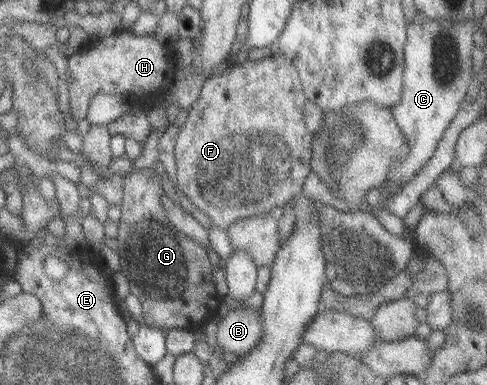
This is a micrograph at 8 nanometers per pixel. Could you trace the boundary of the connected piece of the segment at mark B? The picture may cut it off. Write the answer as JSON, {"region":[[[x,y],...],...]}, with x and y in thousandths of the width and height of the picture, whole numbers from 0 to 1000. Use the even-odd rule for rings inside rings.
{"region":[[[503,792],[456,808],[441,855],[441,896],[462,919],[501,925],[536,881],[536,816]]]}

